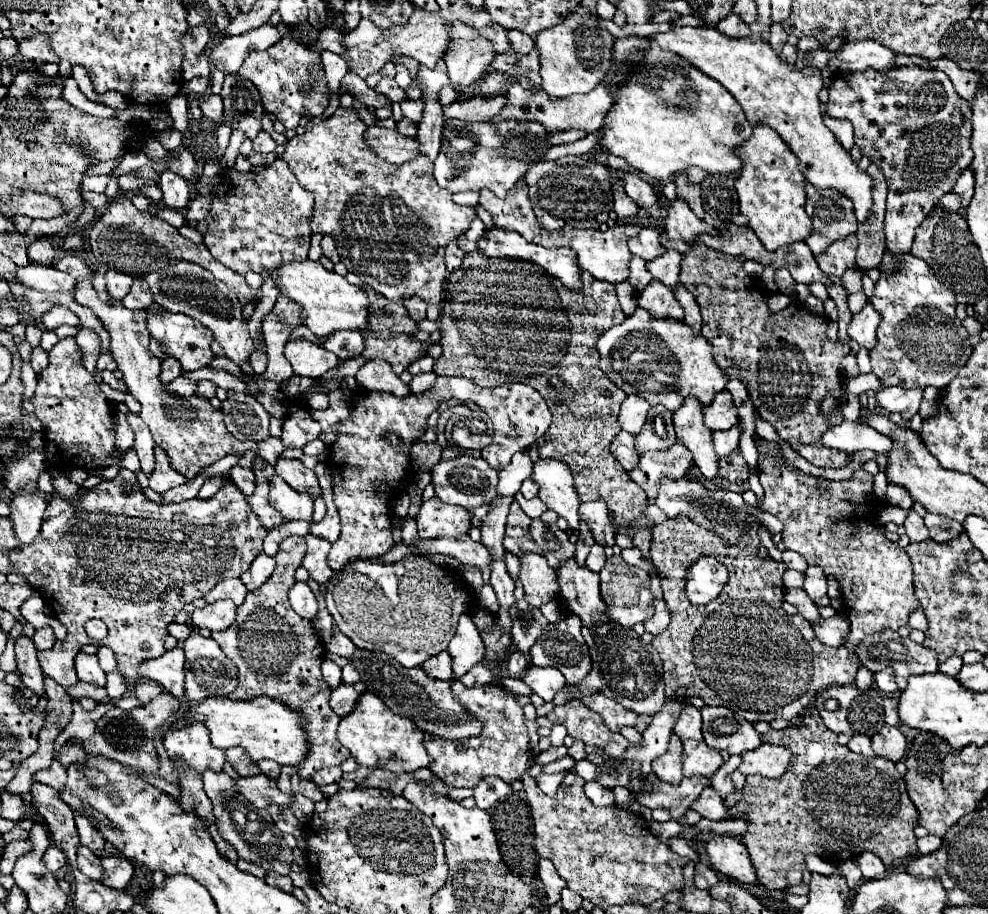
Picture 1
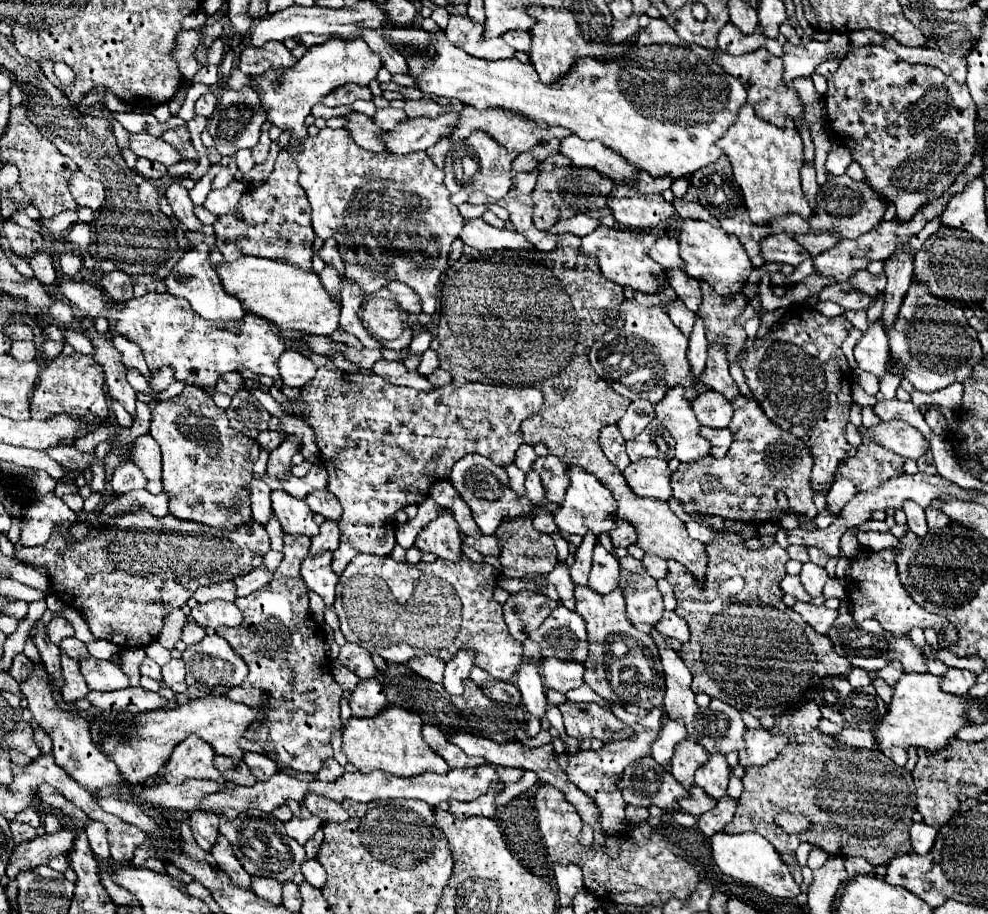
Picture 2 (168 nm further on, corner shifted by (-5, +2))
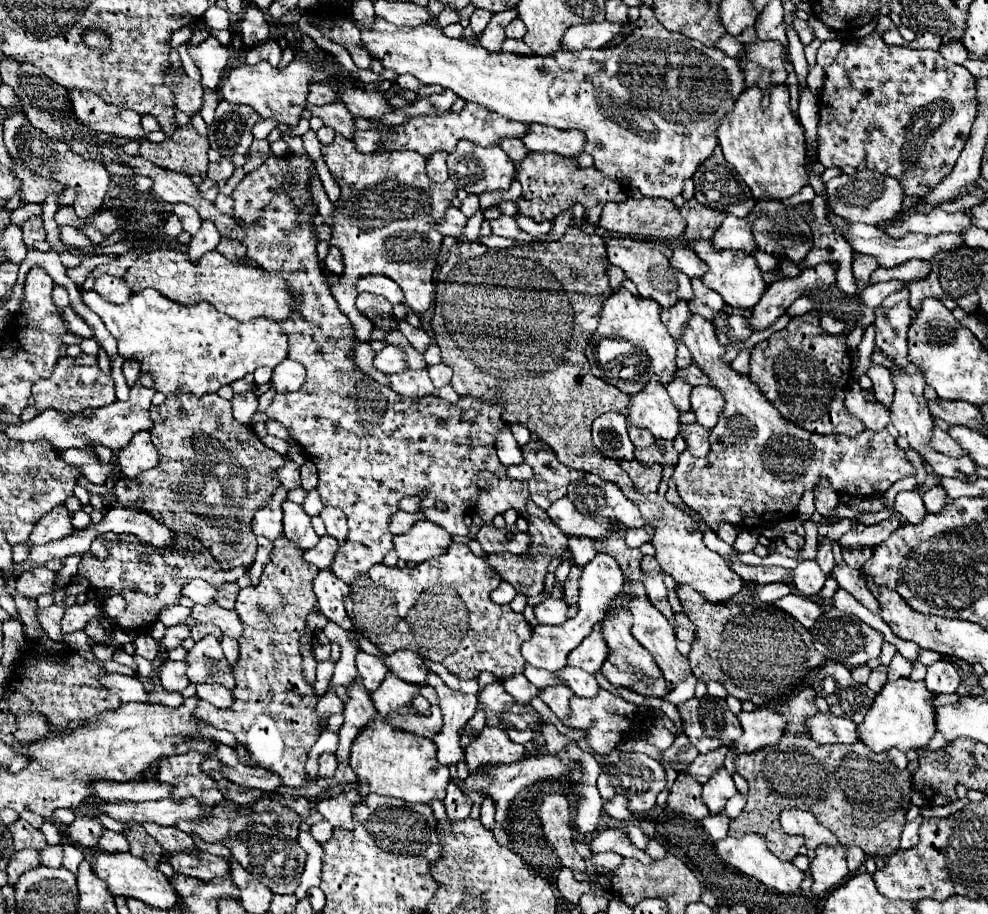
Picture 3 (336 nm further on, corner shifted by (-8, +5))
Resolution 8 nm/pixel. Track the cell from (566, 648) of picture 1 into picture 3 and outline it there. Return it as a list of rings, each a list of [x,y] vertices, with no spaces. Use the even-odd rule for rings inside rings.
[[[546,598],[534,608],[534,614],[540,624],[562,624],[566,622],[568,606],[560,598]]]

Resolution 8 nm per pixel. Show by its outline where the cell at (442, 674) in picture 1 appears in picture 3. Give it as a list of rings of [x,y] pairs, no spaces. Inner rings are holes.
[[[400,650],[394,654],[384,654],[384,662],[392,674],[396,674],[404,682],[412,684],[426,684],[428,668],[422,662],[422,656],[410,650]]]

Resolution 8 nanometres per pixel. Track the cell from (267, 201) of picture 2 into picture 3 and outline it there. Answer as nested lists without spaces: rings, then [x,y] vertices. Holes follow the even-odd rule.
[[[282,192],[282,194],[274,196],[274,200],[270,202],[270,206],[264,208],[264,216],[262,216],[258,222],[254,222],[254,224],[244,224],[244,222],[240,222],[240,226],[246,230],[246,238],[244,238],[242,244],[248,248],[248,258],[256,260],[256,264],[260,264],[260,268],[264,268],[266,272],[276,272],[278,276],[284,276],[284,282],[288,284],[288,288],[292,288],[292,292],[296,292],[296,300],[300,300],[300,304],[296,304],[296,312],[292,312],[292,316],[288,316],[288,320],[282,320],[282,322],[280,322],[280,330],[282,330],[284,336],[288,338],[288,358],[292,358],[292,360],[304,364],[304,368],[306,368],[306,380],[304,380],[304,384],[302,384],[302,388],[300,388],[298,392],[292,392],[292,394],[278,394],[278,396],[274,398],[274,402],[266,408],[266,416],[272,418],[272,420],[282,422],[282,424],[288,428],[290,436],[306,450],[308,460],[312,460],[312,462],[316,464],[316,468],[318,468],[318,494],[320,494],[320,498],[322,498],[322,504],[324,504],[324,506],[336,506],[336,508],[340,508],[340,510],[346,514],[346,518],[348,518],[348,528],[350,528],[348,540],[346,540],[346,544],[344,544],[342,548],[338,548],[338,554],[336,554],[336,558],[334,558],[330,570],[332,570],[334,576],[338,576],[340,580],[348,582],[348,586],[350,586],[356,576],[364,574],[364,570],[370,570],[374,564],[380,564],[382,558],[392,550],[392,534],[390,534],[390,530],[388,530],[388,522],[390,522],[390,516],[392,516],[394,512],[398,512],[398,502],[400,502],[404,496],[422,496],[422,494],[424,494],[424,496],[422,496],[422,510],[426,512],[426,520],[430,520],[430,522],[434,522],[434,524],[440,524],[442,528],[448,528],[448,532],[452,532],[452,534],[462,534],[462,536],[466,536],[466,534],[470,532],[470,528],[464,524],[464,516],[466,516],[470,510],[474,510],[476,500],[478,500],[478,492],[480,492],[478,486],[474,484],[474,474],[486,470],[486,472],[492,472],[492,474],[496,474],[496,476],[506,476],[506,468],[504,468],[504,464],[500,464],[500,460],[498,460],[498,456],[496,456],[496,448],[494,448],[494,436],[496,436],[496,432],[504,426],[504,422],[502,422],[502,418],[500,418],[502,410],[500,410],[498,404],[480,402],[480,400],[476,400],[476,398],[472,398],[472,396],[462,396],[458,404],[448,404],[448,402],[444,402],[444,400],[440,400],[440,398],[422,398],[422,400],[416,400],[416,402],[414,402],[414,400],[402,398],[400,394],[392,392],[390,388],[386,388],[386,386],[374,382],[372,378],[368,378],[368,376],[354,364],[354,360],[352,360],[352,354],[354,354],[354,348],[356,348],[356,342],[358,342],[356,336],[354,336],[352,324],[350,324],[350,320],[340,312],[340,308],[338,308],[336,300],[332,298],[332,294],[328,294],[328,292],[330,292],[330,286],[328,286],[328,282],[326,282],[326,278],[324,278],[322,268],[318,266],[318,260],[316,260],[316,236],[314,236],[314,226],[312,226],[312,224],[306,224],[306,222],[298,222],[298,218],[300,218],[300,214],[298,214],[296,204],[292,202],[292,198],[288,198],[288,196]],[[440,502],[446,506],[446,510],[438,510],[438,504],[440,504]],[[468,508],[470,508],[470,510],[468,510]]]

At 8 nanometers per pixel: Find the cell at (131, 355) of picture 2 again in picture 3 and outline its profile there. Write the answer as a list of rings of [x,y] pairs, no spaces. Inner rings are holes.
[[[130,360],[130,362],[124,362],[124,364],[122,364],[122,374],[124,374],[124,378],[126,378],[126,384],[128,384],[128,386],[132,386],[132,384],[136,382],[138,372],[140,372],[140,364],[138,364],[138,362]]]

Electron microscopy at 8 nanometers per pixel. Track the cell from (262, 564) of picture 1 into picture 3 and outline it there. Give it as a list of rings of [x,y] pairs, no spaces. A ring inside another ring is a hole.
[[[224,584],[222,588],[218,588],[216,596],[214,596],[214,602],[220,606],[220,608],[234,608],[234,602],[236,602],[236,594],[238,594],[238,584]]]

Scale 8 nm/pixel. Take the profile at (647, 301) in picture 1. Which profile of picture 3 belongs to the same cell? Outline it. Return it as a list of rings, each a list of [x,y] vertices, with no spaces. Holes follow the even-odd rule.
[[[692,316],[684,328],[682,344],[692,354],[692,360],[698,368],[704,368],[704,374],[710,378],[710,384],[718,388],[726,400],[724,410],[720,412],[720,420],[710,430],[710,452],[708,456],[696,458],[692,454],[680,454],[680,462],[674,468],[674,482],[680,498],[686,506],[696,510],[712,530],[720,522],[728,522],[740,528],[772,528],[778,522],[792,518],[796,512],[798,500],[804,490],[814,488],[818,478],[828,478],[834,492],[842,492],[848,496],[878,496],[884,494],[894,482],[914,476],[914,466],[906,458],[906,452],[900,450],[888,430],[882,432],[860,432],[856,438],[844,434],[812,434],[792,422],[788,422],[780,412],[764,398],[760,388],[750,382],[748,374],[736,372],[730,364],[724,364],[724,346],[716,340],[716,330],[702,316]]]

